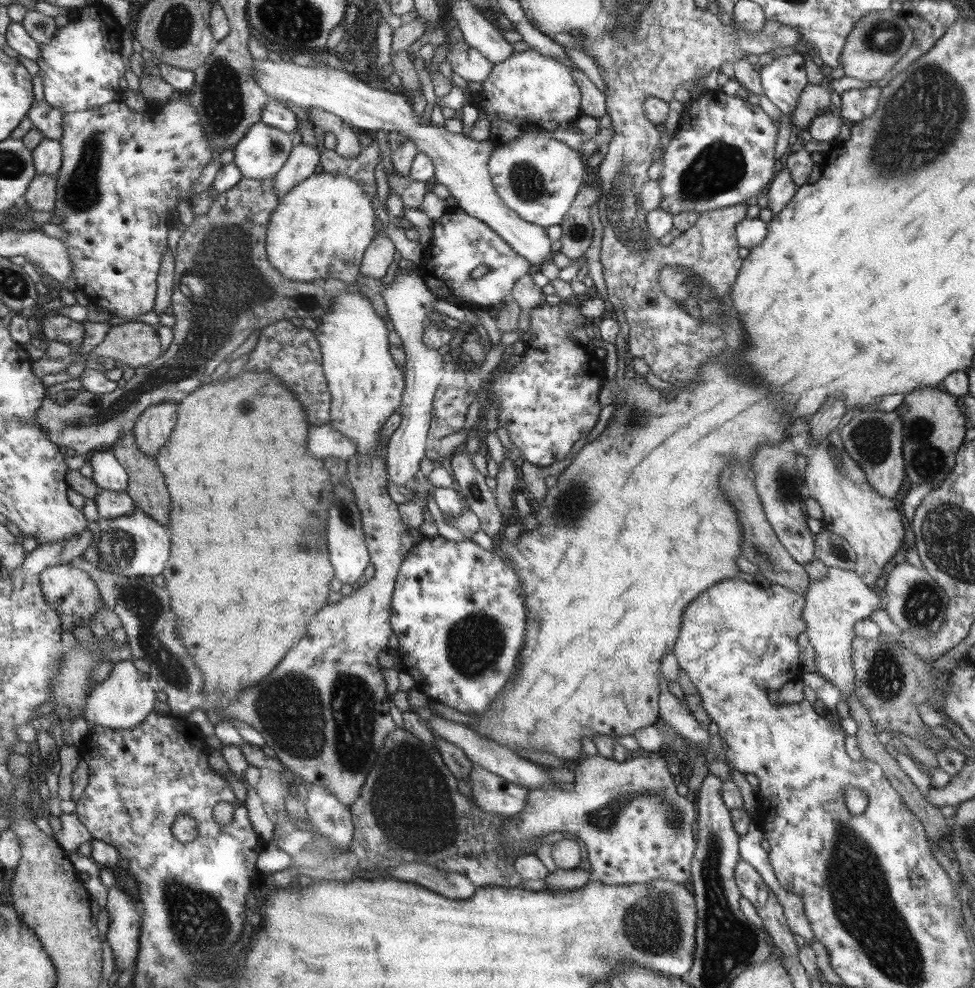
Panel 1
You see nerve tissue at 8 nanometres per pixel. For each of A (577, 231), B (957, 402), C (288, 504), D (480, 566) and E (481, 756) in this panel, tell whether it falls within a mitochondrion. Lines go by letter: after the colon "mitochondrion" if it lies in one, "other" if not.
A: mitochondrion
B: other
C: other
D: other
E: other

